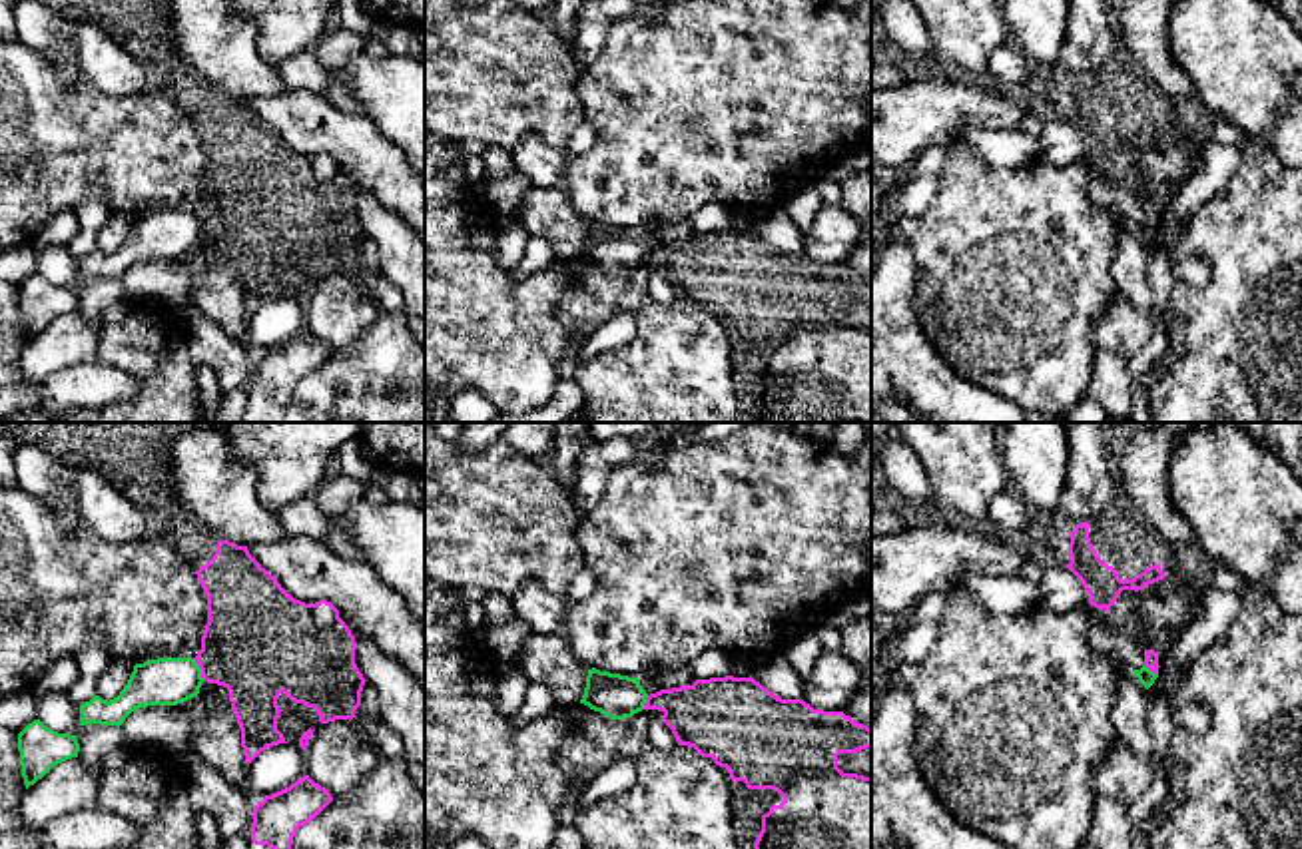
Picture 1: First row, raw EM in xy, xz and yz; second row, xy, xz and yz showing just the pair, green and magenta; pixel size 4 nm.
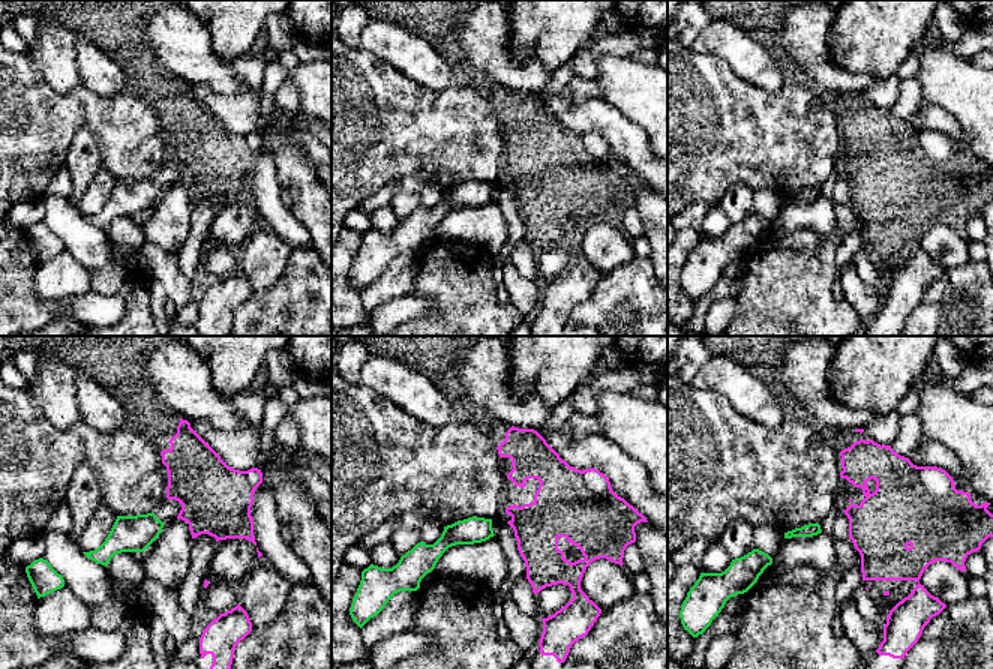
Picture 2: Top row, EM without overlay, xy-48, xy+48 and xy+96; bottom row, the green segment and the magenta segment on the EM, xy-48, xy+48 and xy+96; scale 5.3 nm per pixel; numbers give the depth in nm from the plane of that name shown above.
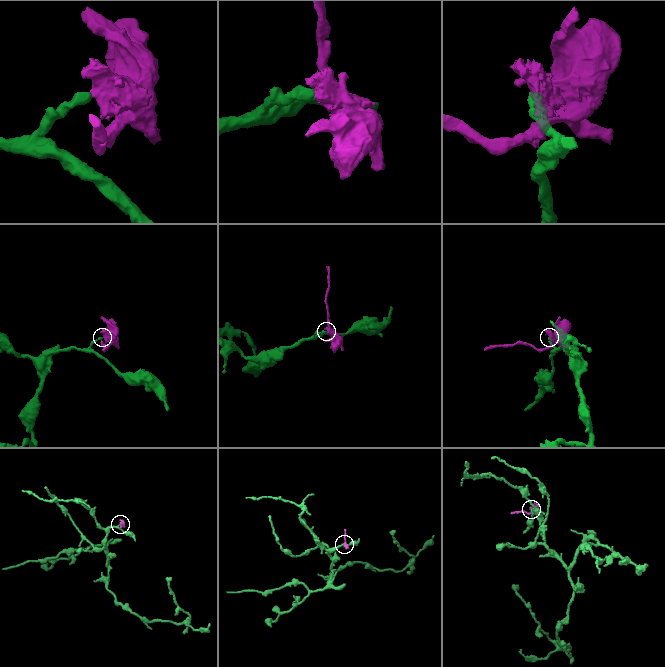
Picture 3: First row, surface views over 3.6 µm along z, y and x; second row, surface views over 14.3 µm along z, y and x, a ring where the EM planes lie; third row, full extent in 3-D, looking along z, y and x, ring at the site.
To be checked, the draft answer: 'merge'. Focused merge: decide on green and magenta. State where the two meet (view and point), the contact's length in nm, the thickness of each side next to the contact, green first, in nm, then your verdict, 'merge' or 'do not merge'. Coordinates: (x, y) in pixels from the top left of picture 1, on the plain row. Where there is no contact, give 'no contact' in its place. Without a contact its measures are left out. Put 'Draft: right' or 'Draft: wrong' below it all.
xy (200, 224) | 110 nm | 190/420 nm | do not merge
Draft: wrong

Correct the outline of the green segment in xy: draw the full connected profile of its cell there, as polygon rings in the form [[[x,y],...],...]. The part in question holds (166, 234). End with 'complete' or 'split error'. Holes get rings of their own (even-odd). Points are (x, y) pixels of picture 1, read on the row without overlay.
[[[158,211],[136,217],[118,251],[94,249],[80,259],[80,277],[122,279],[126,271],[148,259],[177,259],[197,251],[203,237],[193,211]]]; complete

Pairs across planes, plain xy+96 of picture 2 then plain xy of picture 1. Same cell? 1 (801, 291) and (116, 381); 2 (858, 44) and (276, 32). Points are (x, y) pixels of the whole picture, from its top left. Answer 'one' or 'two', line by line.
1: two
2: one

